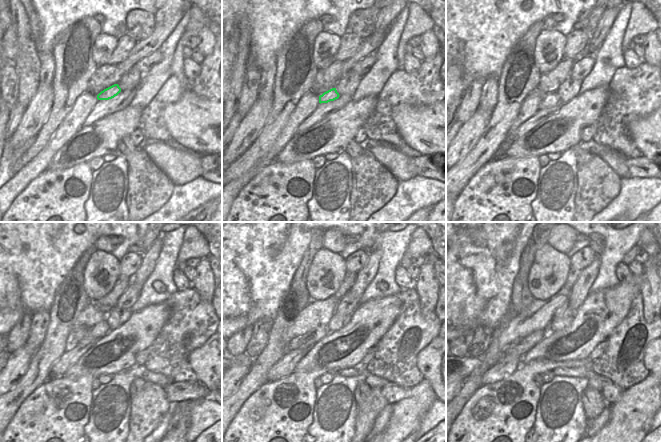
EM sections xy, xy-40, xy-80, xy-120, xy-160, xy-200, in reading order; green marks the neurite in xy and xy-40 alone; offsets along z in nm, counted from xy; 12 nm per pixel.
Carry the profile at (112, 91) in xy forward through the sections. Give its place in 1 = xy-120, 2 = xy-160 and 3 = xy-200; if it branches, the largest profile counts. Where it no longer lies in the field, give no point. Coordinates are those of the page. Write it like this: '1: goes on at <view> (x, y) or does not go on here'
1: goes on at xy-120 (100, 329)
2: goes on at xy-160 (307, 340)
3: goes on at xy-200 (520, 348)

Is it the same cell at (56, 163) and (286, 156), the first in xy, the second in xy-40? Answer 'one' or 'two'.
one

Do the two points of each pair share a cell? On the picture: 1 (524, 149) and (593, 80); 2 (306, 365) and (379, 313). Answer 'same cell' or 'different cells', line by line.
1: different cells
2: same cell

